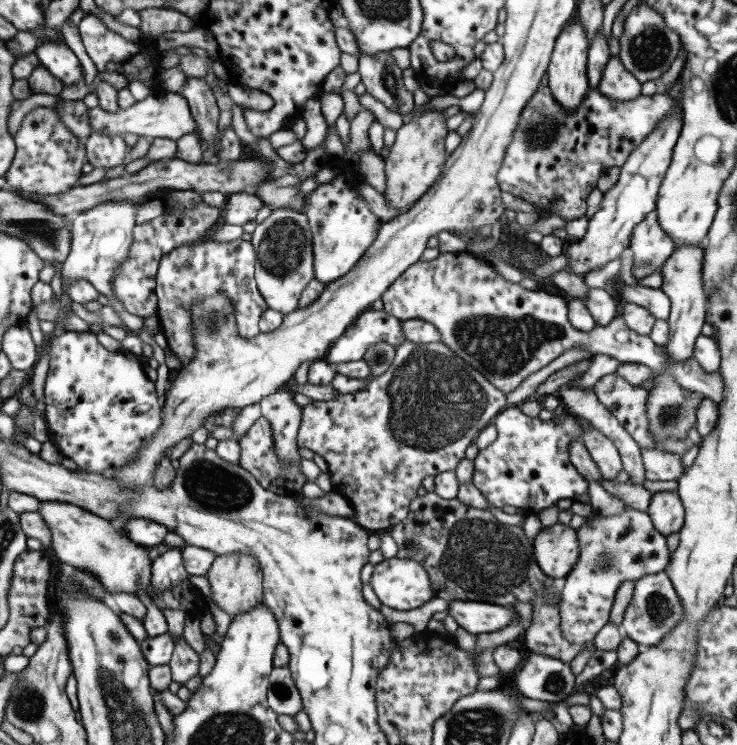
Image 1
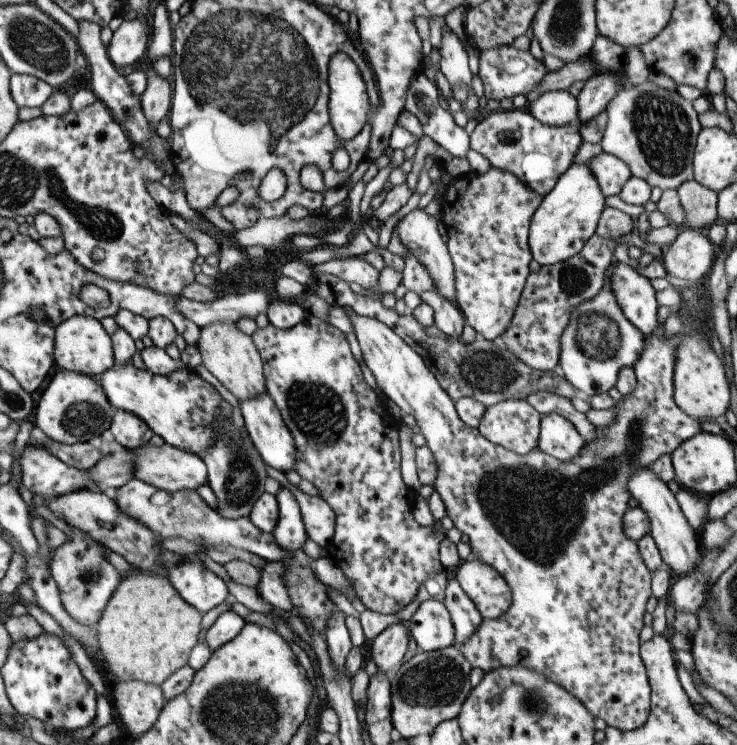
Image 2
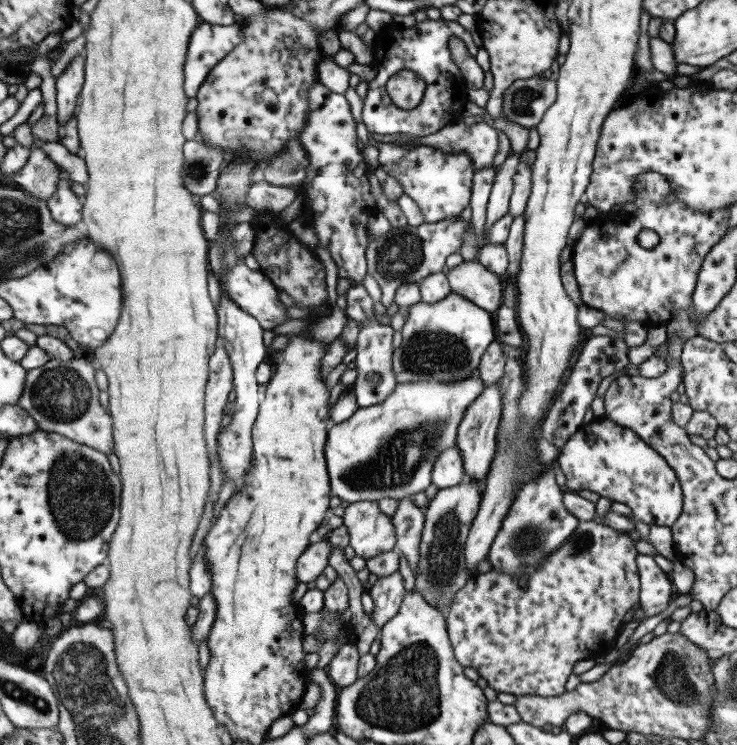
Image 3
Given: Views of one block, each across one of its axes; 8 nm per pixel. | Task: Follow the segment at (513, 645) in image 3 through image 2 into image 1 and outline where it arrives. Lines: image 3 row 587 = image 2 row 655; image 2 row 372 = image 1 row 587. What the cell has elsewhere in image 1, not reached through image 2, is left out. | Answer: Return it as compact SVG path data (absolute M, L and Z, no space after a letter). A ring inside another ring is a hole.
M385 559L374 565L369 582L381 604L395 611L420 608L435 596L428 571L414 560ZM665 571L646 575L635 582L632 600L626 607L624 617L620 625L622 633L637 642L641 648L656 647L663 636L672 632L676 624L684 620L684 609L680 597L677 595L670 577Z

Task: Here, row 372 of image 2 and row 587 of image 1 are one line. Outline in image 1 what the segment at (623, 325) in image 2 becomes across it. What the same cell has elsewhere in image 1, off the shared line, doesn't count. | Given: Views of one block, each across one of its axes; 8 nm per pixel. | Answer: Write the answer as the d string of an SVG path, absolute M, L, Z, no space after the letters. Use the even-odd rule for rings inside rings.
M629 509L608 517L595 513L586 524L576 530L580 557L560 582L562 600L559 604L562 636L574 644L591 642L595 635L609 623L611 605L620 584L636 582L646 575L664 571L671 554L667 538L654 528L646 512Z

